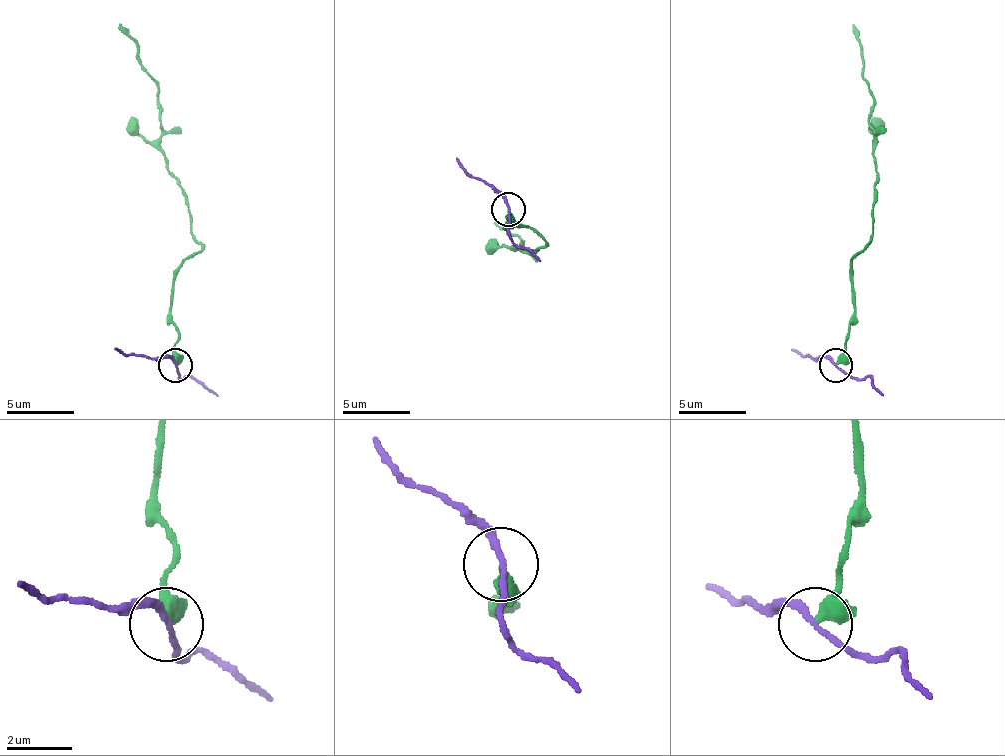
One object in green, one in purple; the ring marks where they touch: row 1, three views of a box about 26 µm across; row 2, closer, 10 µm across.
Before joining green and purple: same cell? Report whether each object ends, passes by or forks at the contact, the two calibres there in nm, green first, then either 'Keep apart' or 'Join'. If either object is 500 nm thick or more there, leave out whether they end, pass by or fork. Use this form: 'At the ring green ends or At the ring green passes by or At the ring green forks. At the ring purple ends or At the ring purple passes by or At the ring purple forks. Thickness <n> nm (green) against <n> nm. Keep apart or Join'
At the ring green passes by. At the ring purple passes by. Thickness 300 nm (green) against 160 nm. Keep apart

